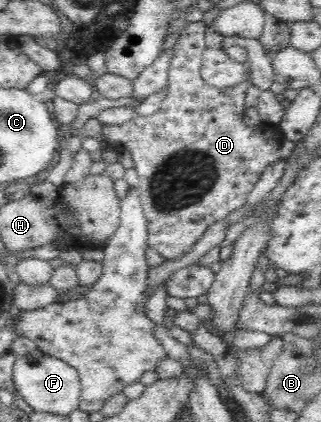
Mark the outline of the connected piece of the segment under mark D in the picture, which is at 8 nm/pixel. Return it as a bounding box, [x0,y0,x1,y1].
[102,23,285,260]

